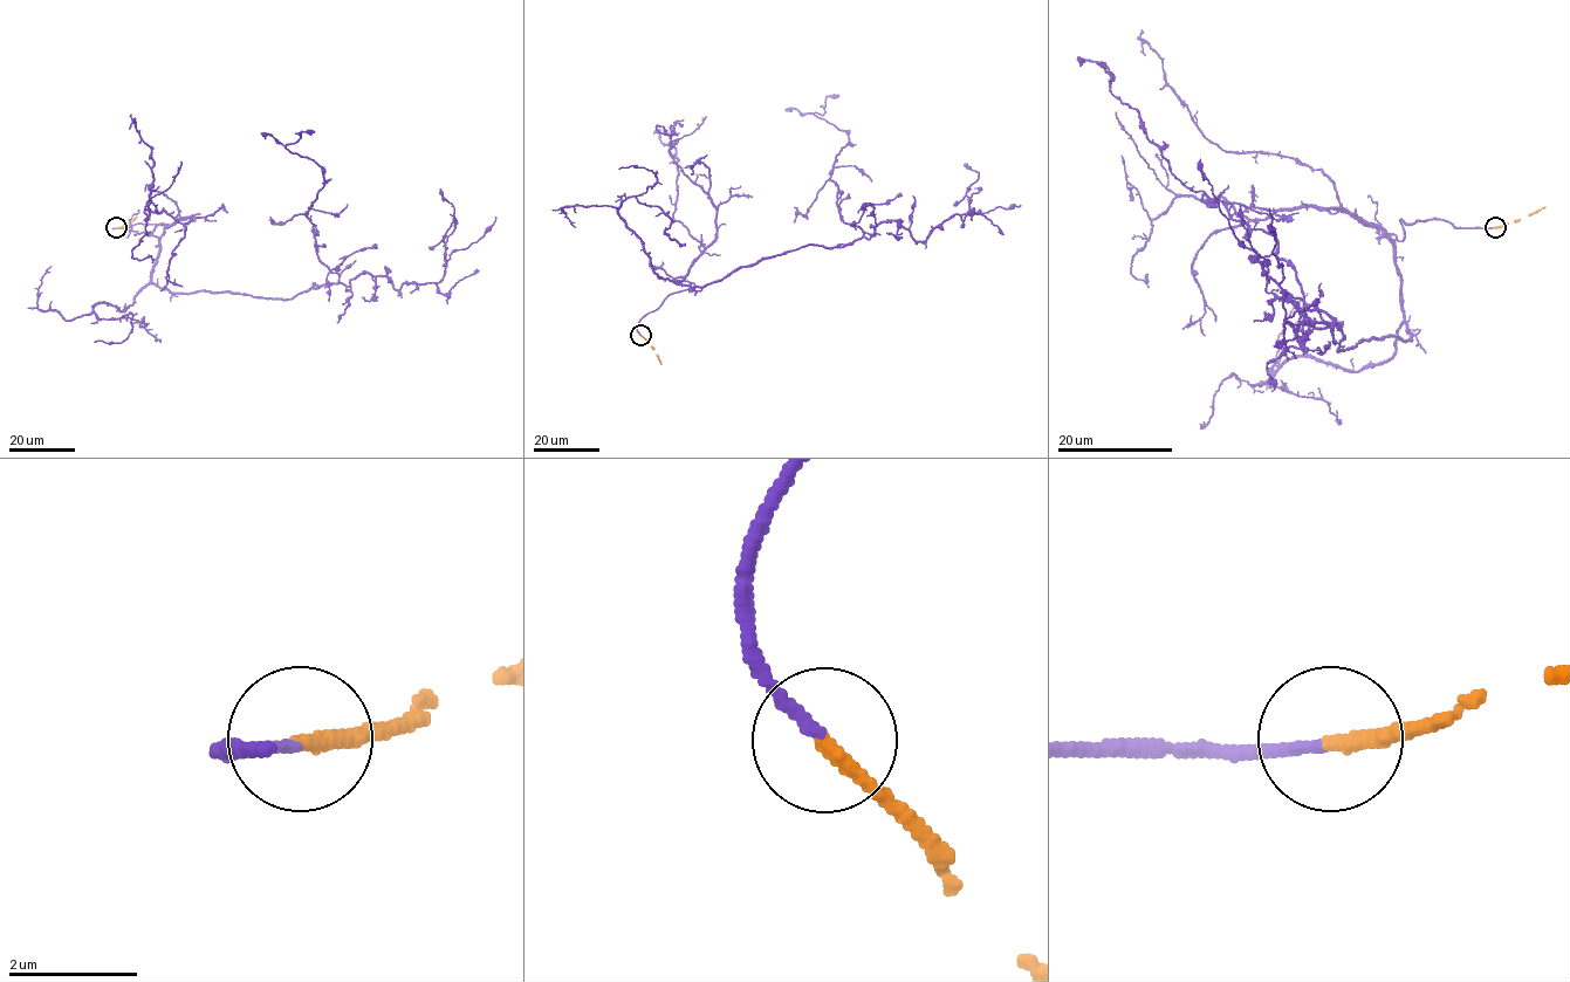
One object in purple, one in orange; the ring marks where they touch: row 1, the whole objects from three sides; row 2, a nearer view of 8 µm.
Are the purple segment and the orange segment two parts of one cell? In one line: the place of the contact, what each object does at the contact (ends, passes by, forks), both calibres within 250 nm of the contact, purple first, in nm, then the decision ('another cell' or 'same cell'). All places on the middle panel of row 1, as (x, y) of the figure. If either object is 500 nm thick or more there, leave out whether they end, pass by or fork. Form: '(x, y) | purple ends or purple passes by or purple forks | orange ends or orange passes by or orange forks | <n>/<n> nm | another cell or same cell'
(640, 335) | purple ends | orange ends | 170/240 nm | same cell

